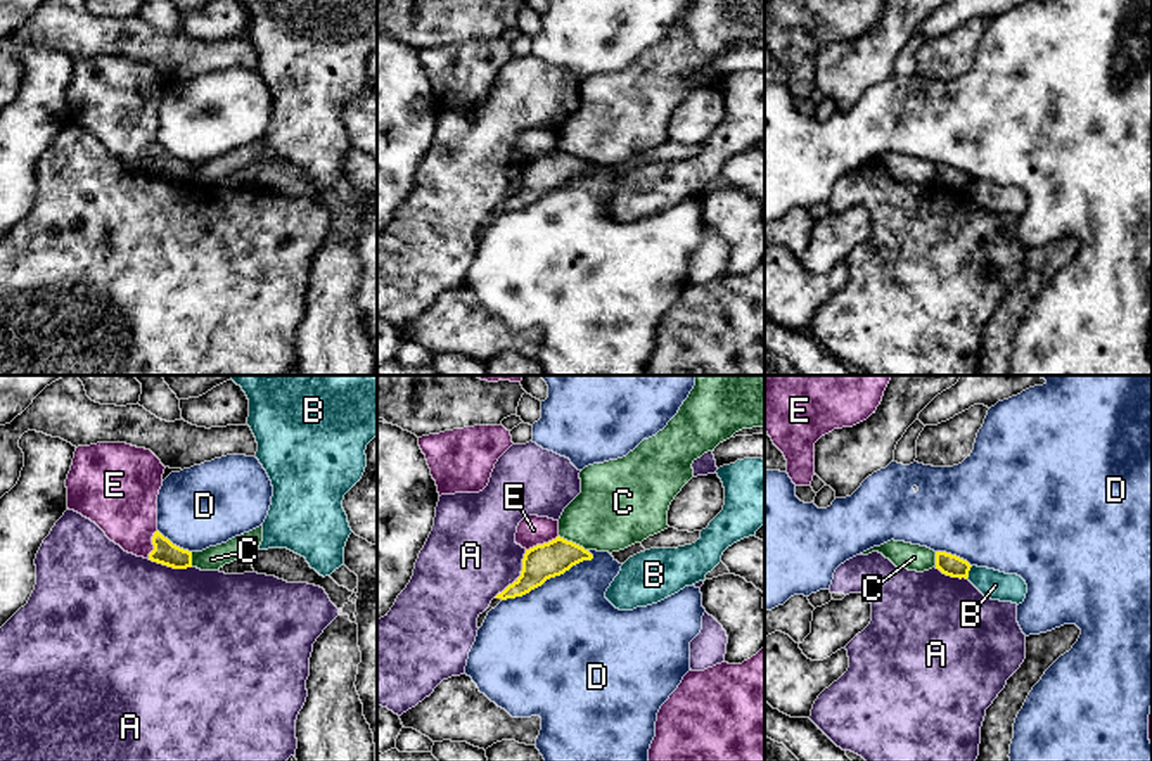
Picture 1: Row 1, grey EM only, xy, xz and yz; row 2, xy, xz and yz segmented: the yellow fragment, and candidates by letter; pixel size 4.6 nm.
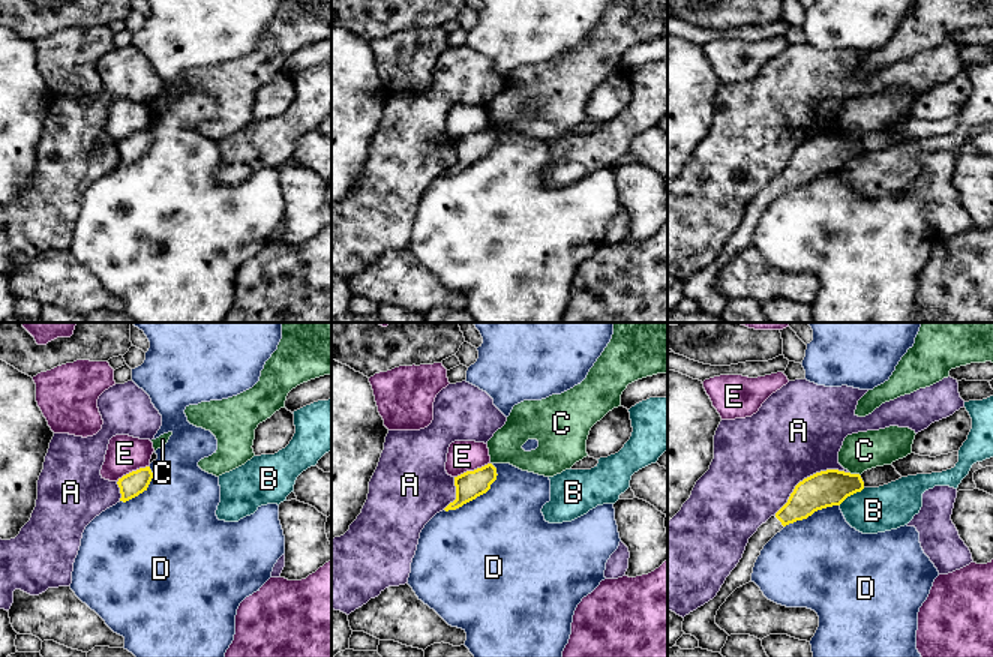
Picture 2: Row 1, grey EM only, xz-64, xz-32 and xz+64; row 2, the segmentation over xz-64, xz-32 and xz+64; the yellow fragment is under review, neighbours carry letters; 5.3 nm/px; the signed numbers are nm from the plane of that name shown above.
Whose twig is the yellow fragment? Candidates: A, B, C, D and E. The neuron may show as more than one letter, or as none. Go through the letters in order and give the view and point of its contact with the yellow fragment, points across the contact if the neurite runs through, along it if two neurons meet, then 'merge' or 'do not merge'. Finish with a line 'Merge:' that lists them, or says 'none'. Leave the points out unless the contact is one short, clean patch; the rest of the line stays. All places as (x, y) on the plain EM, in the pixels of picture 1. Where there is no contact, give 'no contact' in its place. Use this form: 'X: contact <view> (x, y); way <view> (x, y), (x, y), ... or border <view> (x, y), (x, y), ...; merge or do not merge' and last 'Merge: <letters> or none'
A: contact xz (519, 189); do not merge
B: contact yz (967, 185); border yz (972, 179), (966, 191); do not merge
C: contact xz (571, 154); border xz (559, 147), (587, 163); do not merge
D: contact xz (547, 191); do not merge
E: contact xz (544, 156); border xz (557, 147), (526, 163); do not merge
Merge: none

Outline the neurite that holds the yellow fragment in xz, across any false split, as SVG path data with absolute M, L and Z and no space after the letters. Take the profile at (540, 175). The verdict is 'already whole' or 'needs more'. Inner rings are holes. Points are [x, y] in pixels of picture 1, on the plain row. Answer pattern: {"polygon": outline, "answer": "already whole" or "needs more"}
{"polygon": "M560 149L526 163L521 189L502 206L498 206L491 213L490 220L479 227L477 240L483 239L488 225L495 221L502 213L522 209L531 202L541 199L547 192L560 189L573 178L592 171L593 168L588 163Z", "answer": "needs more"}

